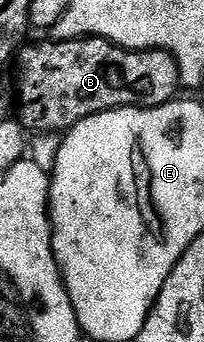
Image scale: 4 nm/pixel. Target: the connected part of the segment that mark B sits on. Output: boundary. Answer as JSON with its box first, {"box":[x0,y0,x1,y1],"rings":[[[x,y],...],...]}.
{"box":[16,36,181,133],"rings":[[[85,36],[83,40],[58,40],[45,38],[41,44],[32,44],[21,47],[18,52],[20,60],[20,73],[16,76],[16,92],[20,95],[20,113],[18,119],[25,133],[32,132],[57,132],[63,133],[65,130],[75,126],[78,121],[85,120],[88,116],[93,116],[99,112],[109,112],[112,108],[153,108],[168,104],[177,95],[176,88],[181,87],[180,71],[176,65],[176,60],[168,52],[153,50],[151,52],[133,52],[127,48],[119,48],[117,44],[112,44],[109,40],[103,40],[97,36]]]}

